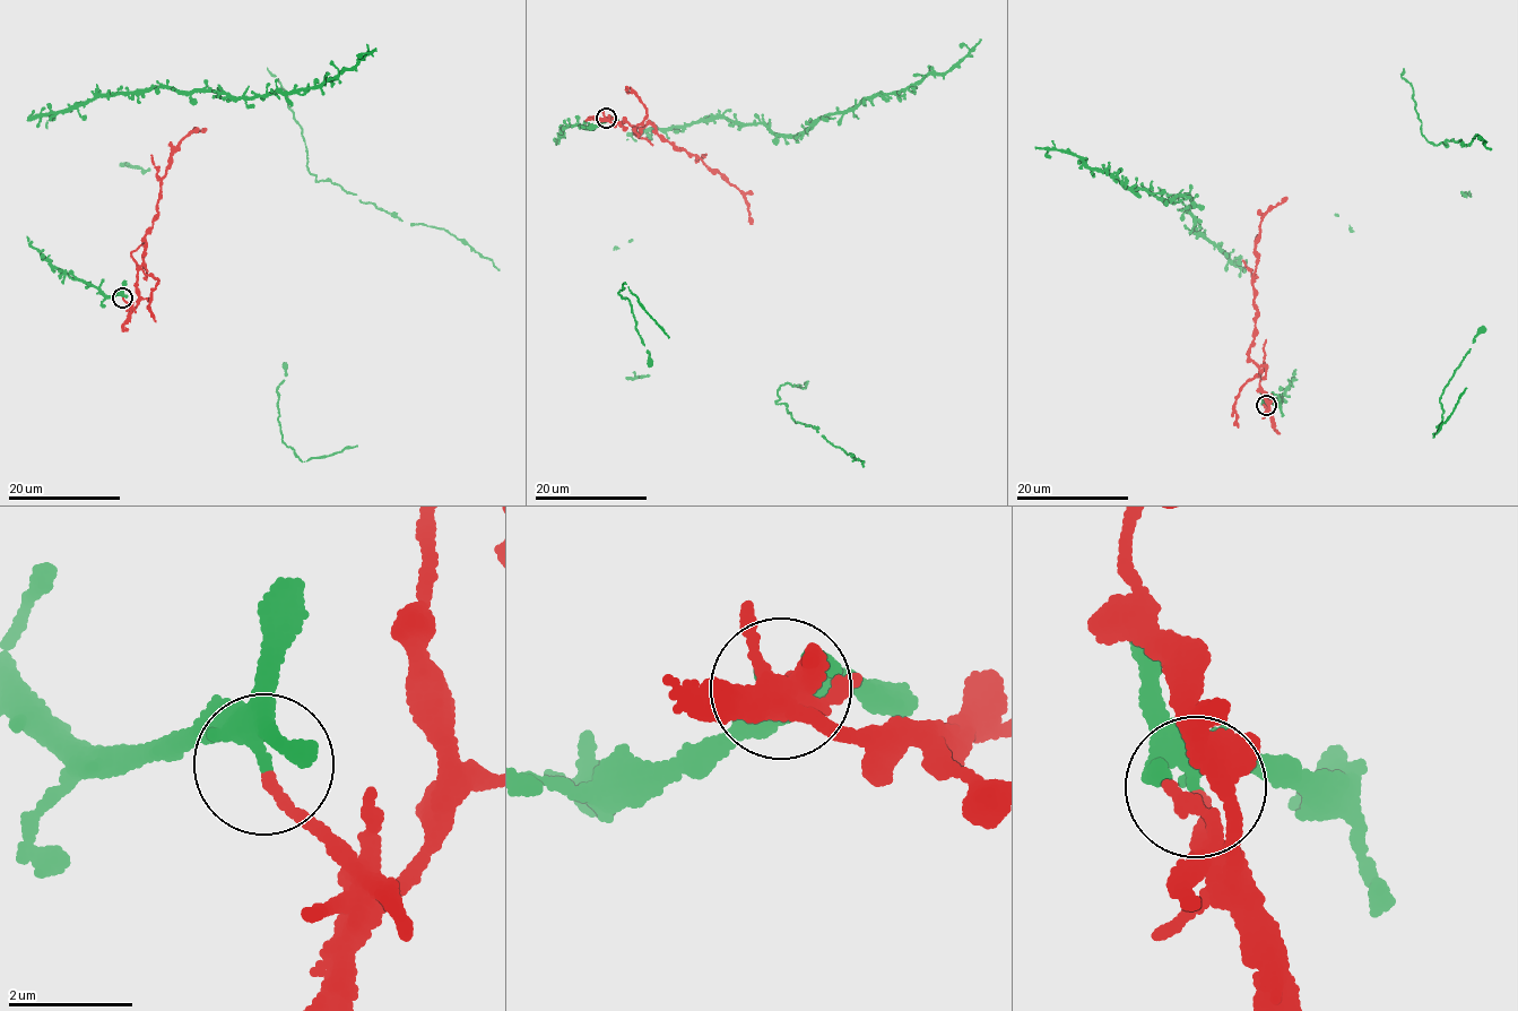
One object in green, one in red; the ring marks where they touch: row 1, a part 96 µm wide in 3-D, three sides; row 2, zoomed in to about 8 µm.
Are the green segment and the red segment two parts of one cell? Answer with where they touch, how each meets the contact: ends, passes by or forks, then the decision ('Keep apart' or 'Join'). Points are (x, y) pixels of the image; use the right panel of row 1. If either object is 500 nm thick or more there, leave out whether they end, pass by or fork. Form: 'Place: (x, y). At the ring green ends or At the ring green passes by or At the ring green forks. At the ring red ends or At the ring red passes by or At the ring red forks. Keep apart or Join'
Place: (1266, 405). At the ring green forks. At the ring red ends. Keep apart

